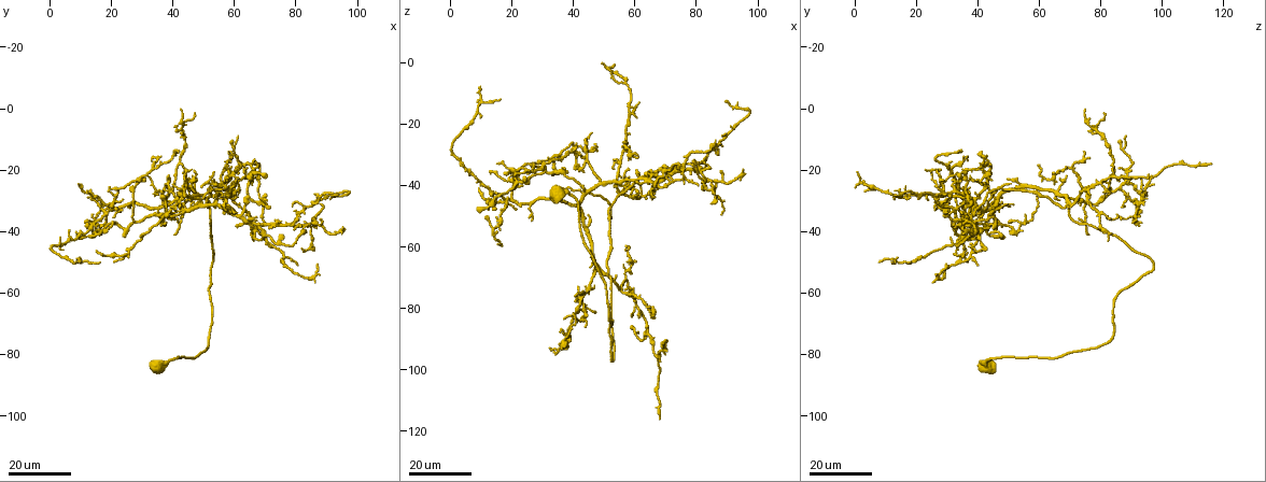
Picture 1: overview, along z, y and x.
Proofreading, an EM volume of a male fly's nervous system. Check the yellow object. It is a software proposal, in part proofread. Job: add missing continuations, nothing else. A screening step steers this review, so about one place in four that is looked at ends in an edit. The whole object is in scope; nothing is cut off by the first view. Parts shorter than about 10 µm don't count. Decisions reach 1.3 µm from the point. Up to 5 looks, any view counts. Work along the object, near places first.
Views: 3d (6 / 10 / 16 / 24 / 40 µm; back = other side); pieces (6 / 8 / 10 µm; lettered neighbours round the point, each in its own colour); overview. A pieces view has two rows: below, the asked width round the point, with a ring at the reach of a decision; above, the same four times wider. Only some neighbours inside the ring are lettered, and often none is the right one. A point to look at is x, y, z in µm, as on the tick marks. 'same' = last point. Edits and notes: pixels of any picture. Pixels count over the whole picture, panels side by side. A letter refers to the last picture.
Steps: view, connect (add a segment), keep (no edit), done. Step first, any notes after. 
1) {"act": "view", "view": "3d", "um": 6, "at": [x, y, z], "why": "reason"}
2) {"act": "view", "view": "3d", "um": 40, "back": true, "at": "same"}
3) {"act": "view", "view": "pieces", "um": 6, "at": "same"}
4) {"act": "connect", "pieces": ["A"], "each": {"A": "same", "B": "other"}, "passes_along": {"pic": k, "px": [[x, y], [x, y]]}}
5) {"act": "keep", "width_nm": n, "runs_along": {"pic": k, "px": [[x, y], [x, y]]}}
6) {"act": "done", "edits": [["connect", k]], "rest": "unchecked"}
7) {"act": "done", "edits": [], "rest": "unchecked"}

{"act": "view", "view": "3d", "um": 24, "at": [52, 24, 51], "why": "thin end"}

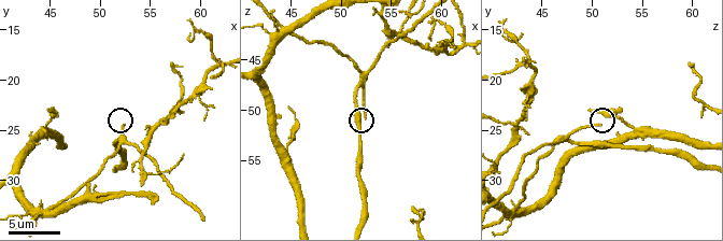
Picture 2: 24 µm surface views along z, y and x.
{"act": "view", "view": "pieces", "um": 8, "at": [52.2, 24.6, 50.6], "why": "see the neighbours"}

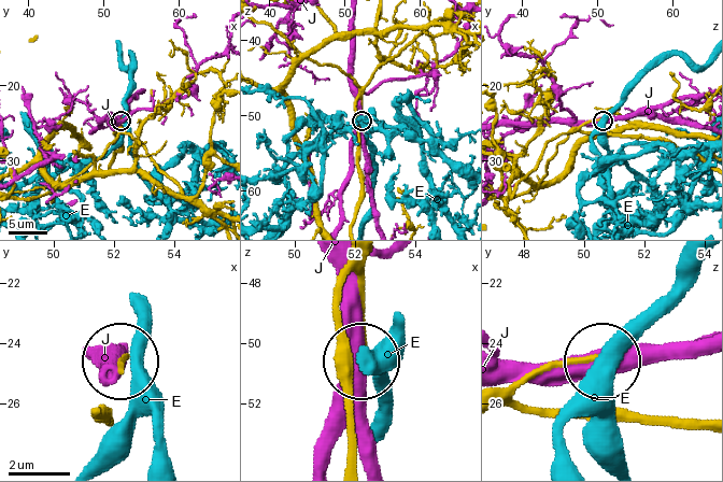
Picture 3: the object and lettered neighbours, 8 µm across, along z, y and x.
{"act": "keep", "each": {"E": "other", "J": "other"}, "found": "none of them fits"}

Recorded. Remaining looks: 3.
{"act": "view", "view": "3d", "um": 24, "at": [9, 25, 41], "why": "branch stops here"}

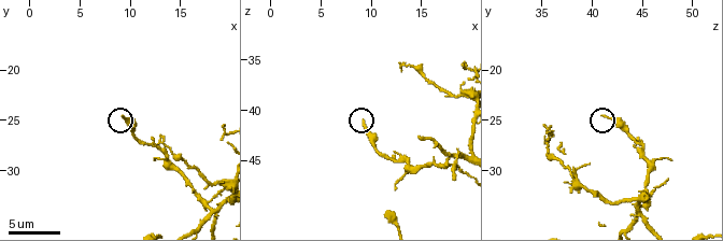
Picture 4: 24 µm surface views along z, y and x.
{"act": "view", "view": "pieces", "um": 8, "at": [9.0, 24.6, 41.2], "why": "what lies round it"}

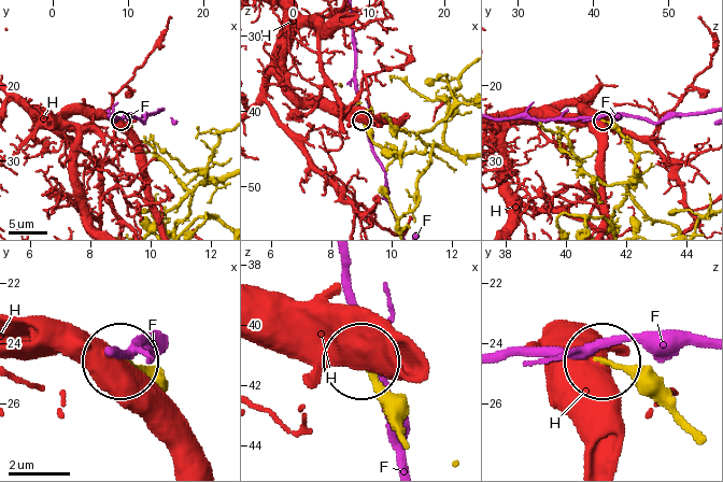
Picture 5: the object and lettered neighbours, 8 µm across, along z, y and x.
{"act": "keep", "each": {"F": "other", "H": "other"}, "found": "none of them fits"}

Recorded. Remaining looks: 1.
{"act": "done", "edits": [], "rest": "unchecked"}

